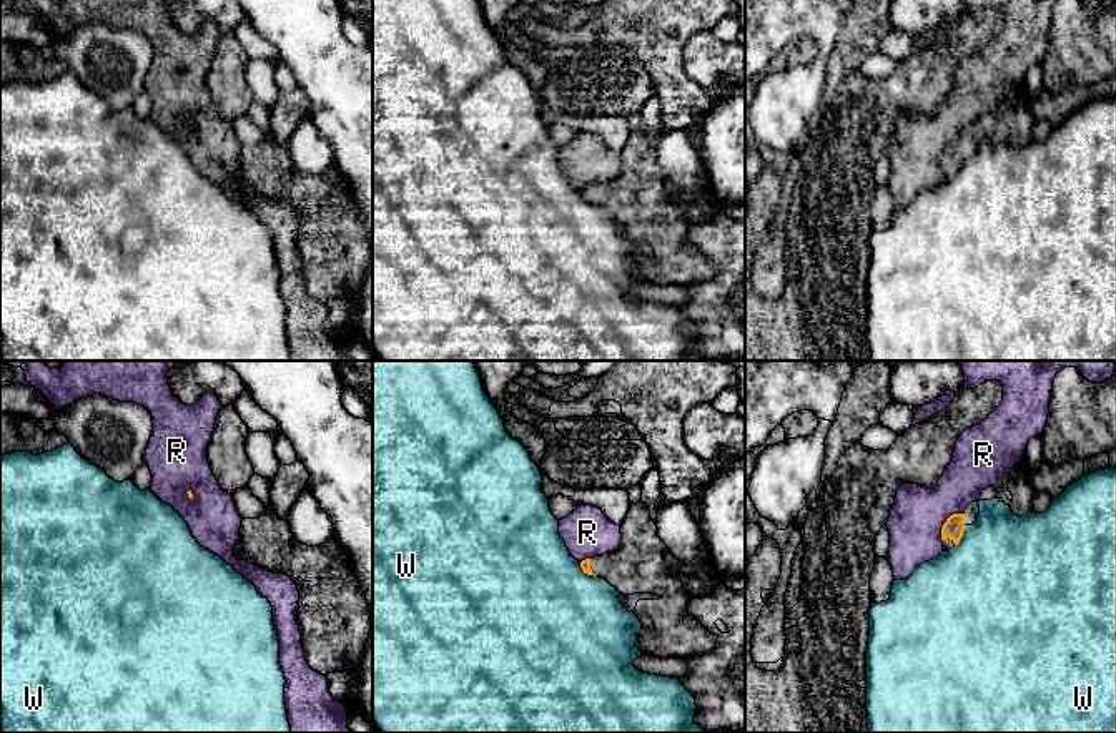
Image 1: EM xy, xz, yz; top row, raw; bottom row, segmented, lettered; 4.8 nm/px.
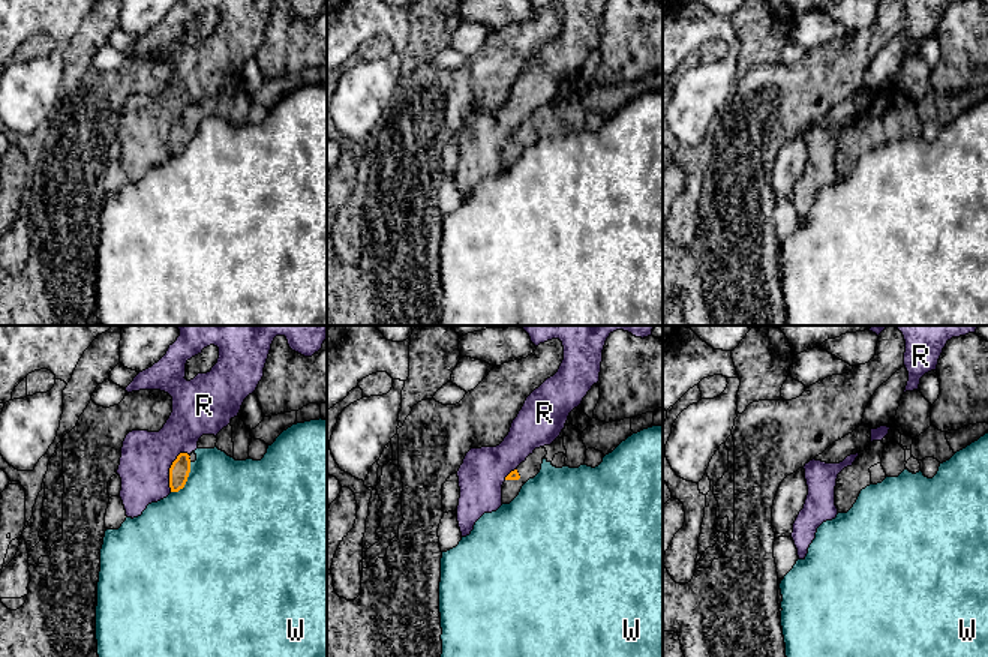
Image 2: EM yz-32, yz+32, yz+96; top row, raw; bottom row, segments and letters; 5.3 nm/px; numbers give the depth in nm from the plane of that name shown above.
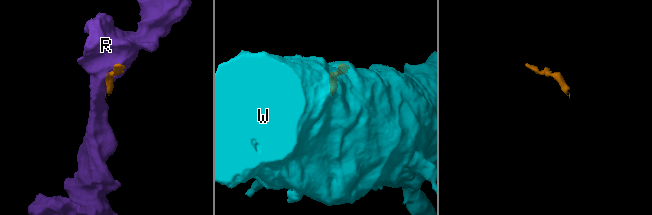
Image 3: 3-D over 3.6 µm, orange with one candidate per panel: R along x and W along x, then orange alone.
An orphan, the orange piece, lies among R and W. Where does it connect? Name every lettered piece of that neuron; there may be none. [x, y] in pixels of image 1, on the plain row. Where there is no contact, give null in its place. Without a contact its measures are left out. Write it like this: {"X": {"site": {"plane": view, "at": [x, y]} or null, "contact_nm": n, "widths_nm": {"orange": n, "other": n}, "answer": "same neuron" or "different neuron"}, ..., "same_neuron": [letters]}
{"R": {"site": {"plane": "yz", "at": [945, 150]}, "contact_nm": 180, "widths_nm": {"orange": 100, "other": 260}, "answer": "different neuron"}, "W": {"site": {"plane": "yz", "at": [962, 163]}, "contact_nm": 120, "widths_nm": {"orange": 100, "other": 480}, "answer": "different neuron"}, "same_neuron": []}

